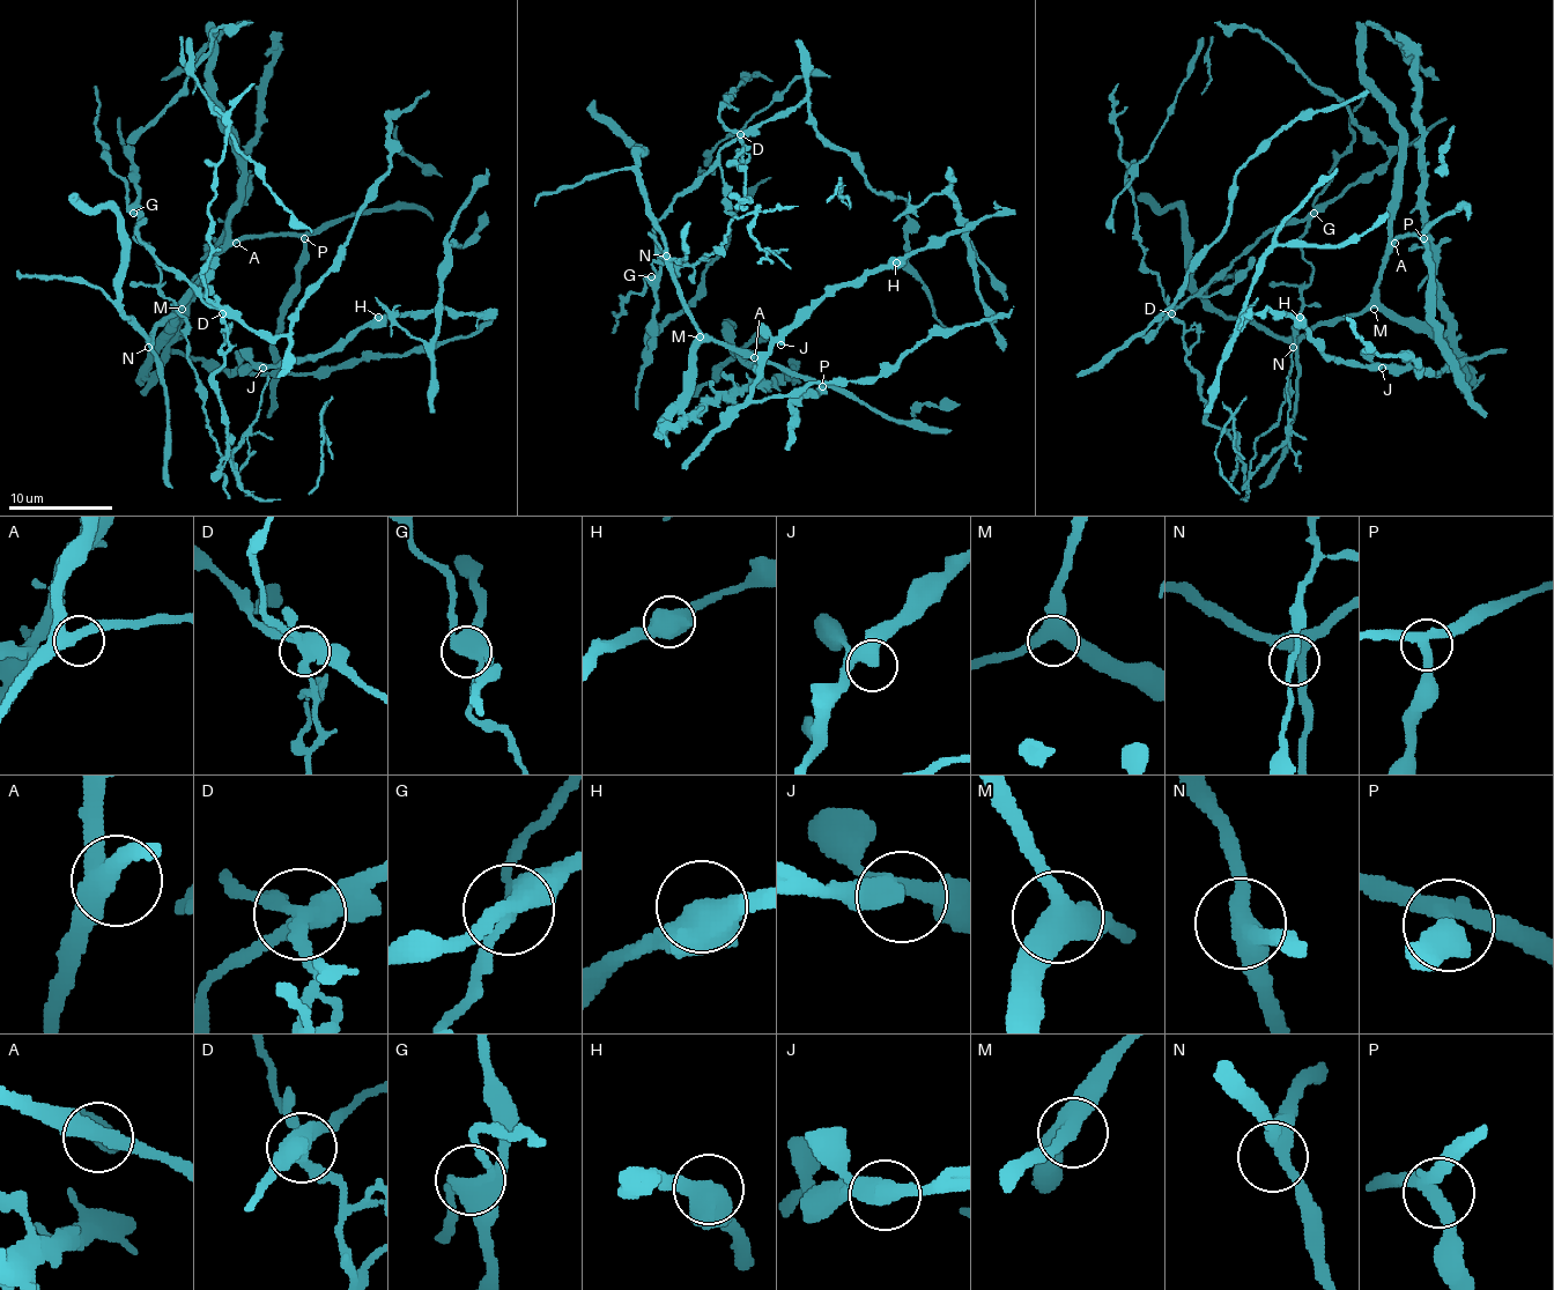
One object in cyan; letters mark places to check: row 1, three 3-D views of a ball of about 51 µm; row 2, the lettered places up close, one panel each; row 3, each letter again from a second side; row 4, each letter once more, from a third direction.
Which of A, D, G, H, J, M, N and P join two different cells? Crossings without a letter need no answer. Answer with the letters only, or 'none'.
D, G

